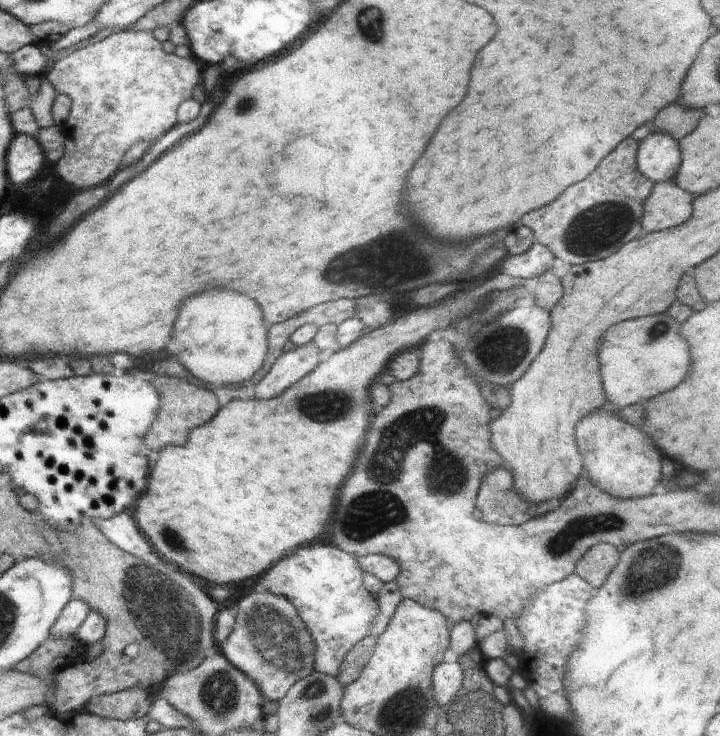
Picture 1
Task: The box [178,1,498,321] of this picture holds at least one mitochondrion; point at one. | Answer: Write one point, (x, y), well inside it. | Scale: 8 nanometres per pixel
(399, 259)

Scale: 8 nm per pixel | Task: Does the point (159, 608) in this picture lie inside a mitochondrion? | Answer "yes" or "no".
yes

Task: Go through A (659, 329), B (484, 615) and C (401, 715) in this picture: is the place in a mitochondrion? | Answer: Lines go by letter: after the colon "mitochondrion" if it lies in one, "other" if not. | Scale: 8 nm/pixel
A: mitochondrion
B: other
C: mitochondrion

